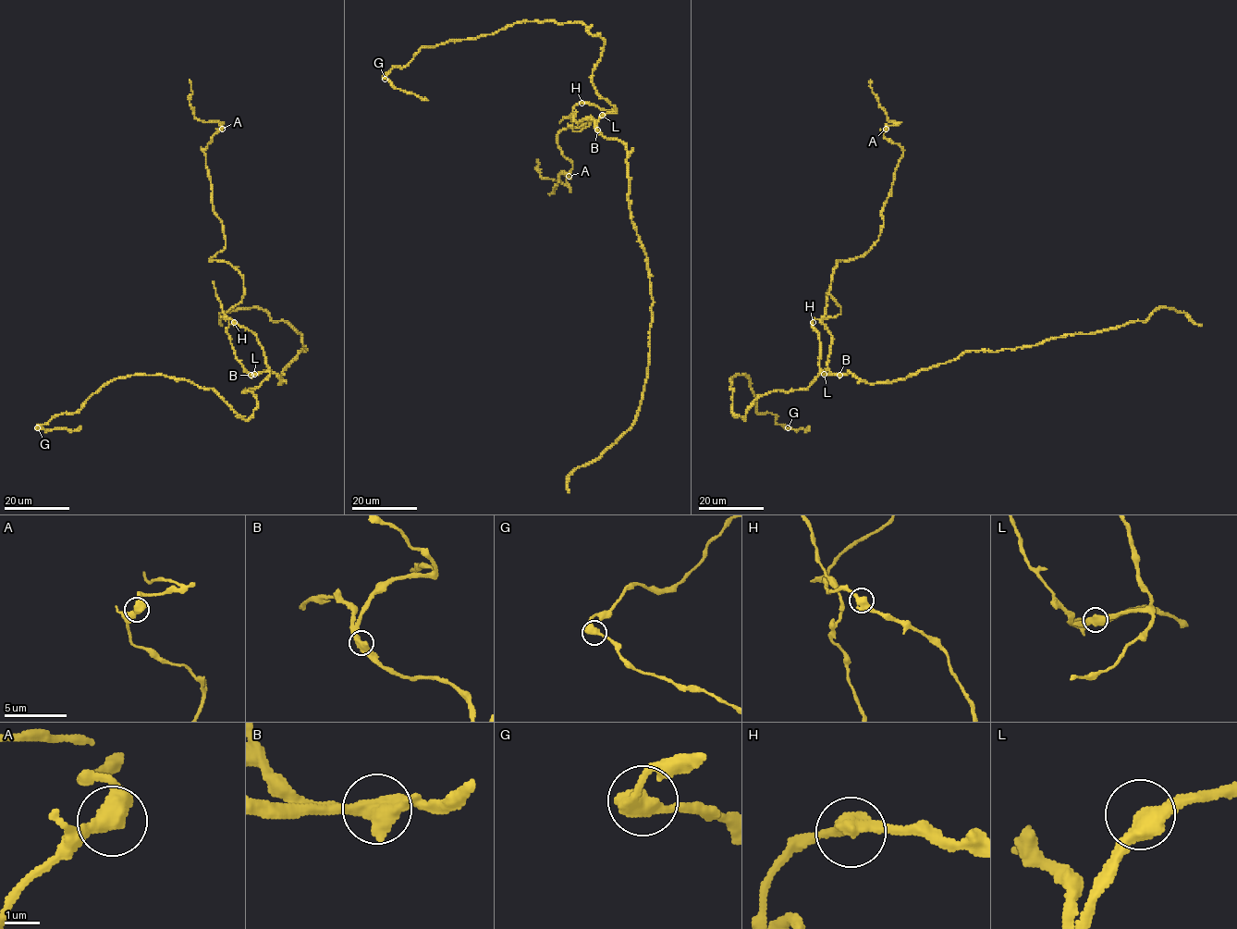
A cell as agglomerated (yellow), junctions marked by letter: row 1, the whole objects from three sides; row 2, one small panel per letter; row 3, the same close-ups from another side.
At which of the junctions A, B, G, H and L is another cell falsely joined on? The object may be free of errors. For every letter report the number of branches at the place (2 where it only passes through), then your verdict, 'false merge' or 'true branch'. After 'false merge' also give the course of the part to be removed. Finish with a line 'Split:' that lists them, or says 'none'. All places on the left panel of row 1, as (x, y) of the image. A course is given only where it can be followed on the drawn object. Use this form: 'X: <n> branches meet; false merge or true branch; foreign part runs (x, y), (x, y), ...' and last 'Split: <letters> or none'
A: 2 branches meet; true branch
B: 2 branches meet; false merge; foreign part runs (251, 375), (238, 359), (230, 343), (230, 337), (226, 332), (227, 317), (213, 281)
G: 2 branches meet; true branch
H: 2 branches meet; true branch
L: 2 branches meet; true branch
Split: B

